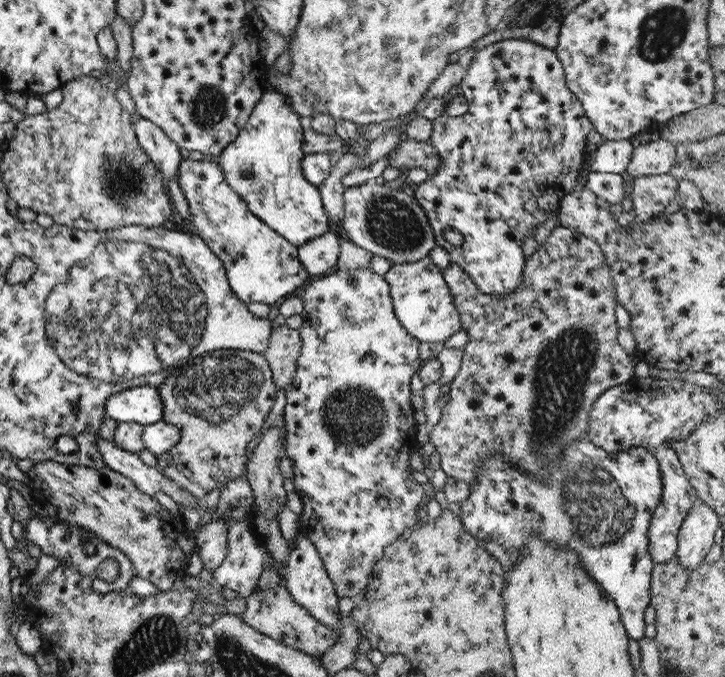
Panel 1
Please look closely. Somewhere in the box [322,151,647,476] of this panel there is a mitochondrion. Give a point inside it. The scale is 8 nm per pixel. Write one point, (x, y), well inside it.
(560, 380)

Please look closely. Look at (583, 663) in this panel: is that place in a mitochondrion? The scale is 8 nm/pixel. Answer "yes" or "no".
no

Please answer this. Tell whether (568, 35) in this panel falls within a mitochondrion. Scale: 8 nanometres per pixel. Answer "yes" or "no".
no

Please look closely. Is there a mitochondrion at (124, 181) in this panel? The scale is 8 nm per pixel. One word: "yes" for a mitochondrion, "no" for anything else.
yes

